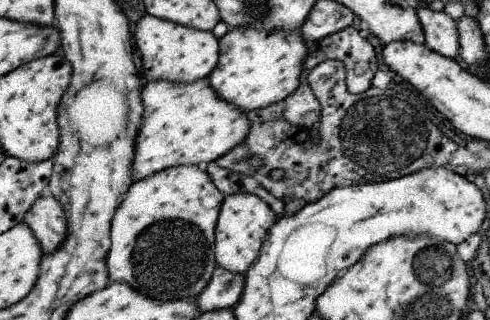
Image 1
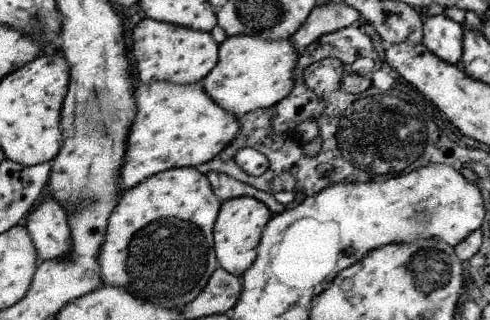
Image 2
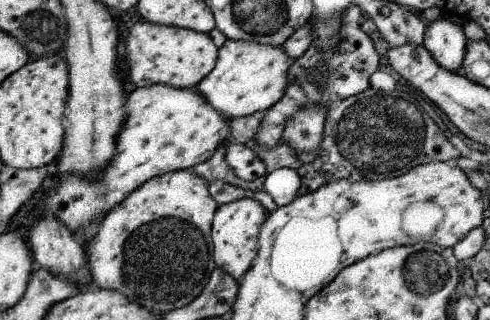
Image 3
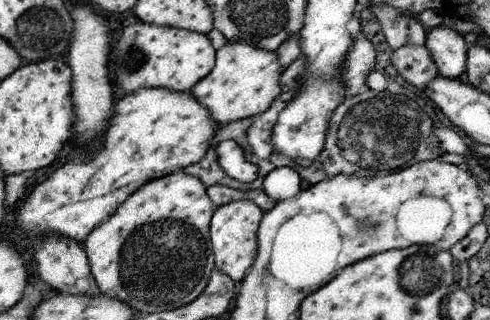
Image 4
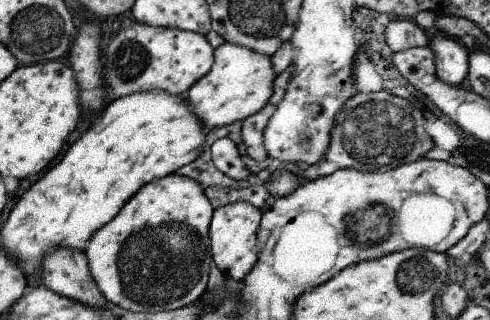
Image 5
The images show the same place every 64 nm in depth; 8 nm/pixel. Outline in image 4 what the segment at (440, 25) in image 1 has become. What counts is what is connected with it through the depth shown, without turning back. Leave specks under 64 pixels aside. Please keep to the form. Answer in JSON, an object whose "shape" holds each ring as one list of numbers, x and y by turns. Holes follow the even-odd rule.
{"shape":[[435,26,427,36,425,48,431,52,439,76,449,78,449,82,453,82,459,80,461,74,465,74,469,46,463,42,463,36,459,36,455,30]]}

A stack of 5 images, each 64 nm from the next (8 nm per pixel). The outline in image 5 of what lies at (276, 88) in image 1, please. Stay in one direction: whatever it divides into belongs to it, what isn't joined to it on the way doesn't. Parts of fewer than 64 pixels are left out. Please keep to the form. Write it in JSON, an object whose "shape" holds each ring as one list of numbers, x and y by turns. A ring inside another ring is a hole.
{"shape":[[221,44,219,48,215,48,215,64,211,66,211,70,183,94,183,100,203,124,203,132,211,132,213,128,231,126,257,114,271,96,273,80,275,72,271,66,271,58,243,46]]}

